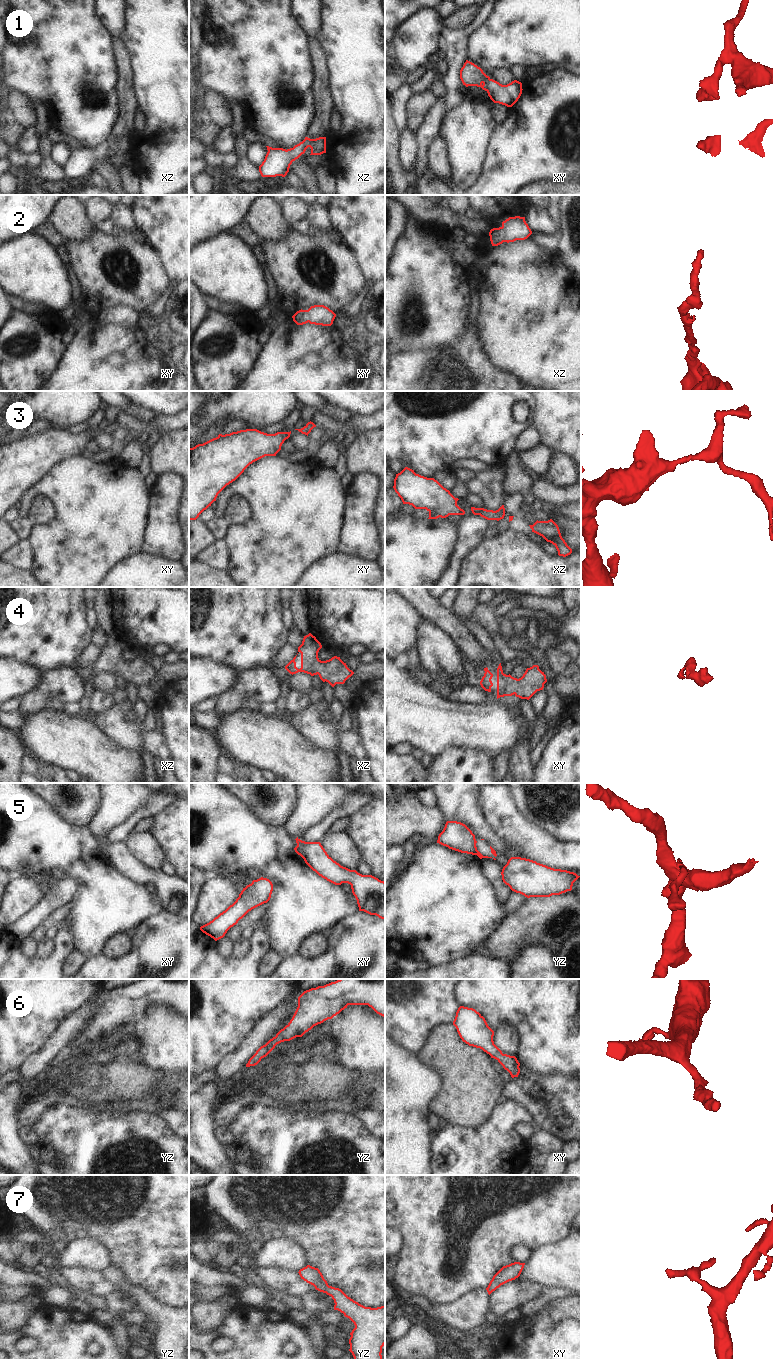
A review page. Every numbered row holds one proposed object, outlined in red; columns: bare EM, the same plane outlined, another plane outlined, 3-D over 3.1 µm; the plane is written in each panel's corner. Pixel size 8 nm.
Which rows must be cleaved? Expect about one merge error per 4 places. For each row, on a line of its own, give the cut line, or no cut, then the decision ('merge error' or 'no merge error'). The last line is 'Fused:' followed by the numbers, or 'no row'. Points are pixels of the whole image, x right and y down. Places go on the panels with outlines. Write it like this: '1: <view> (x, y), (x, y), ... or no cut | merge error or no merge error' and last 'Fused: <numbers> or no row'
1: no cut | no merge error
2: no cut | no merge error
3: no cut | no merge error
4: no cut | no merge error
5: xy (296, 841), (300, 842) | merge error
6: no cut | no merge error
7: no cut | no merge error
Fused: 5

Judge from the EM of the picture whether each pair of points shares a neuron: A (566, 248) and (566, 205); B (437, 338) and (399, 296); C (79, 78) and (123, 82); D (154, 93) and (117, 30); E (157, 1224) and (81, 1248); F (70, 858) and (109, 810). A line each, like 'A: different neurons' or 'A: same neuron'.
A: same neuron
B: same neuron
C: different neurons
D: different neurons
E: different neurons
F: different neurons

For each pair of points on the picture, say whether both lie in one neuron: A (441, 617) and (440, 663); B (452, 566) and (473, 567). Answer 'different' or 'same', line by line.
A: different
B: different

